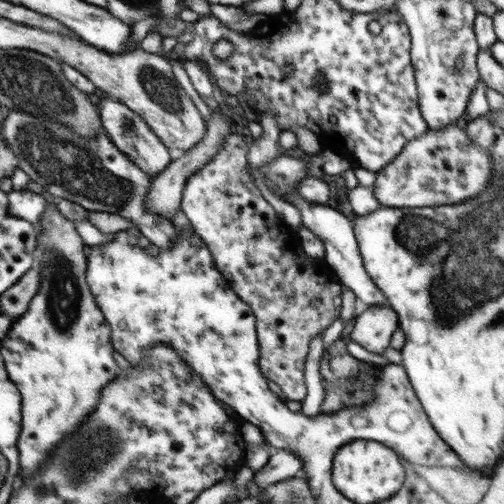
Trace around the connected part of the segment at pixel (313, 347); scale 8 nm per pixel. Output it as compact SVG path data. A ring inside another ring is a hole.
M323 333L311 340L305 363L304 383L307 387L307 396L302 403L301 411L306 417L321 413L320 408L326 392L321 382L322 376L320 376L320 362L324 355L322 336Z

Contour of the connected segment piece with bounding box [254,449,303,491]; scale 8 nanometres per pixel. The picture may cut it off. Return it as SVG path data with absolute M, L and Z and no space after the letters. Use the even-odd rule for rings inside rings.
M274 449L266 466L255 473L255 482L263 491L268 485L296 476L302 472L302 466L302 460L295 452Z

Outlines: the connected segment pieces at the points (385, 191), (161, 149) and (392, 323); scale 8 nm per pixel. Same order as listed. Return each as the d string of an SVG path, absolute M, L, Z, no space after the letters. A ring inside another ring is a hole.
M456 122L439 130L428 130L418 138L412 138L396 158L376 173L376 182L372 189L381 206L386 208L424 208L424 206L442 206L456 204L480 194L489 185L493 166L489 150L471 142L466 130L458 128Z
M110 96L104 97L98 105L101 124L107 136L123 153L133 159L143 171L154 178L171 163L167 146L162 144L161 139L152 132L139 114L136 114L124 103Z
M372 305L355 320L354 329L350 334L351 341L359 343L369 352L383 355L384 350L390 347L394 331L399 328L397 312L390 306Z

